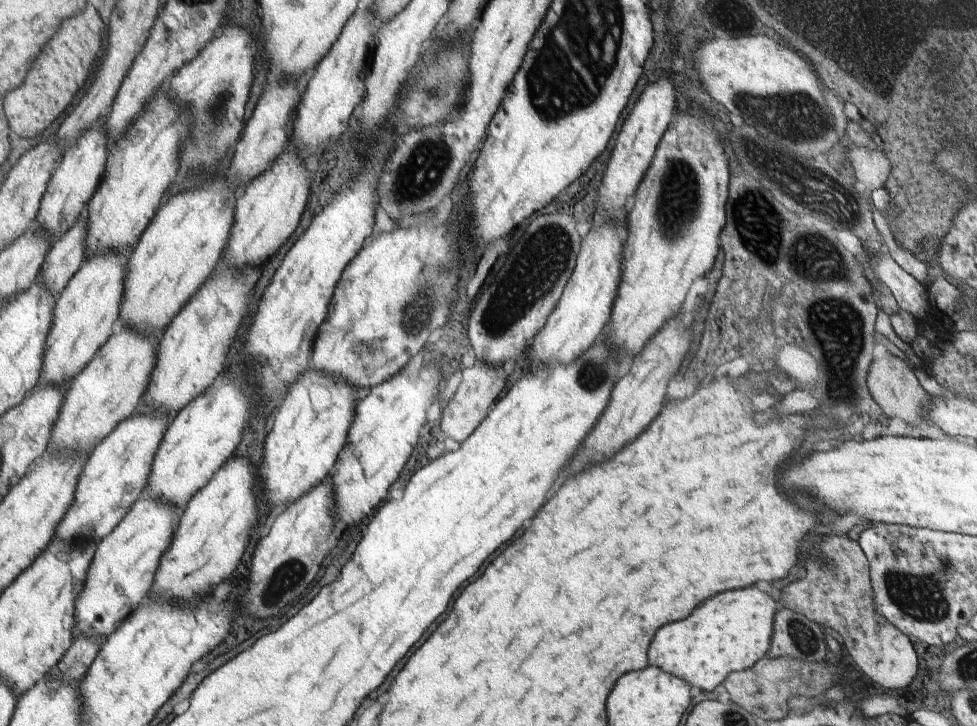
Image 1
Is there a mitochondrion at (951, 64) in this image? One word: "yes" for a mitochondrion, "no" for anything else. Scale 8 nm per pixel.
yes

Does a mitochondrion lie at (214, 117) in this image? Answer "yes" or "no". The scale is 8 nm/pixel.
yes

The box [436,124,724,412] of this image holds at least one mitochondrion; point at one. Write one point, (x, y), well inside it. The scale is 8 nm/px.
(538, 265)

